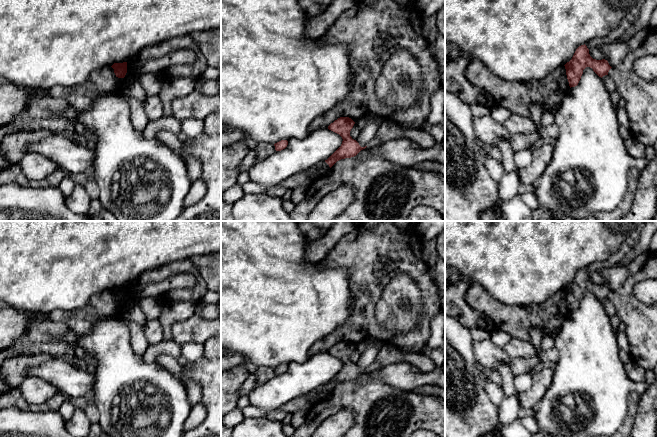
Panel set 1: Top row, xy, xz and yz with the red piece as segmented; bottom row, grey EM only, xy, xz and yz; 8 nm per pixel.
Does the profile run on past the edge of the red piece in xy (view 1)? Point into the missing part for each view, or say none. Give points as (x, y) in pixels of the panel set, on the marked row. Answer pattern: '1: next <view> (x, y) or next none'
1: next none

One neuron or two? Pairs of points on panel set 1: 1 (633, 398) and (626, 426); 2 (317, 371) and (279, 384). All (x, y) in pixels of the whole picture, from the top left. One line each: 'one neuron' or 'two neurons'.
1: one neuron
2: one neuron

